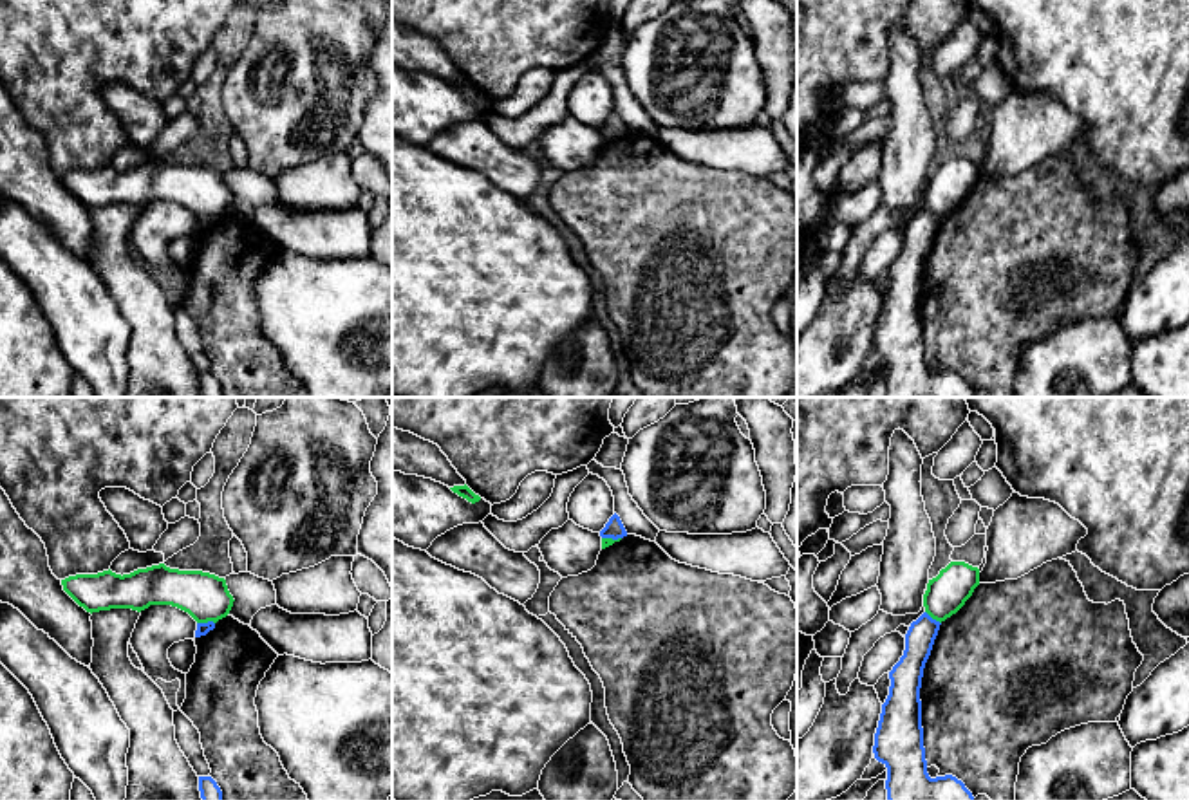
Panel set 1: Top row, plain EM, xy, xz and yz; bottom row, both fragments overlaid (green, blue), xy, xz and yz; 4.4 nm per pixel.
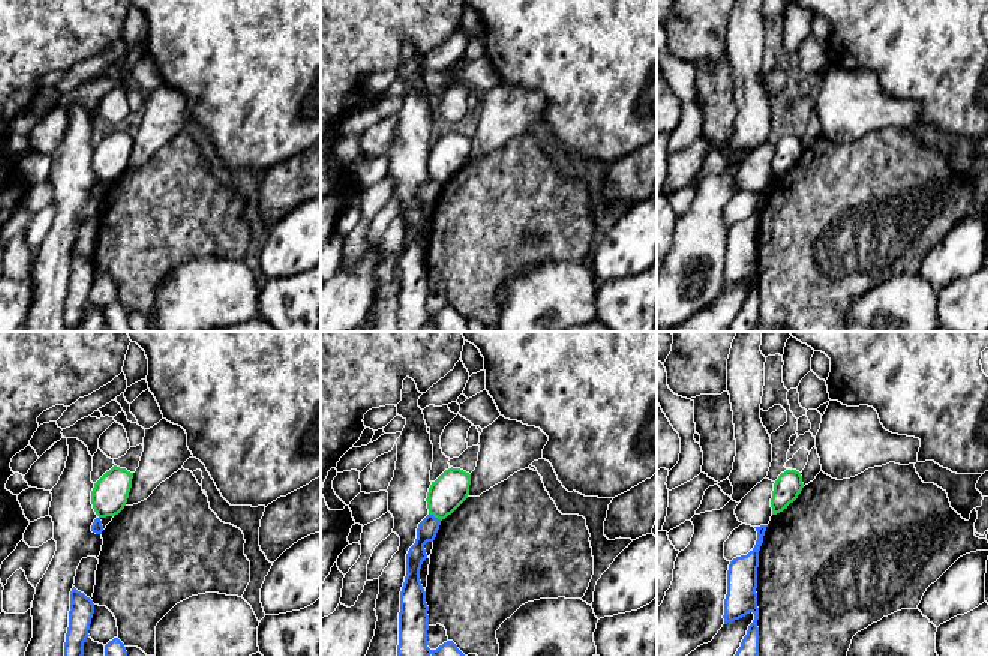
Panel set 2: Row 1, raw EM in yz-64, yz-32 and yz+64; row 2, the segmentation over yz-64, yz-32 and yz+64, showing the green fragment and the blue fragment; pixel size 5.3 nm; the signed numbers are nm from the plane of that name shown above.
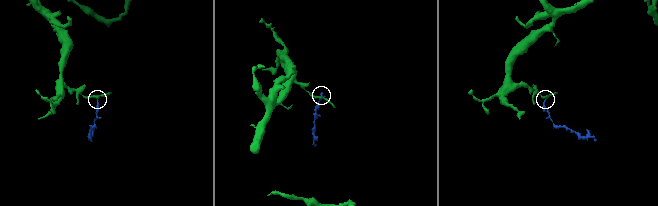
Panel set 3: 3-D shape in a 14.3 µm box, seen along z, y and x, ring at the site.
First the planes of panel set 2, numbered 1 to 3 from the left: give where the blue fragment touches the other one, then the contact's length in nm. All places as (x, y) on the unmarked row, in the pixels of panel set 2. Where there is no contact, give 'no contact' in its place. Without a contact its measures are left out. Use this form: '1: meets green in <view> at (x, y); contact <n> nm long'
1: no contact
2: meets green in yz-32 at (435, 180); contact 80 nm long
3: no contact

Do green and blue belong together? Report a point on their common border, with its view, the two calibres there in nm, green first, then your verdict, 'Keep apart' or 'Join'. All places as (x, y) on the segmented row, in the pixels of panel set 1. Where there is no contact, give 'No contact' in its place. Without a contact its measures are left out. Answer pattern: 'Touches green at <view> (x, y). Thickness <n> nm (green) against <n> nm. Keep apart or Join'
Touches green at xy (205, 622). Thickness 220 nm (green) against 60 nm. Keep apart

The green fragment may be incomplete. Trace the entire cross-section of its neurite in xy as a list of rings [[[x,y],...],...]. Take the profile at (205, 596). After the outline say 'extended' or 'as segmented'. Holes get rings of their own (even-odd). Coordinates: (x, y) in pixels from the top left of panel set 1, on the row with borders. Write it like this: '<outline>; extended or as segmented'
[[[164,563],[116,574],[76,574],[61,580],[63,591],[87,612],[110,609],[145,610],[150,605],[172,605],[197,623],[217,623],[233,607],[226,580],[202,571],[179,571]]]; as segmented

